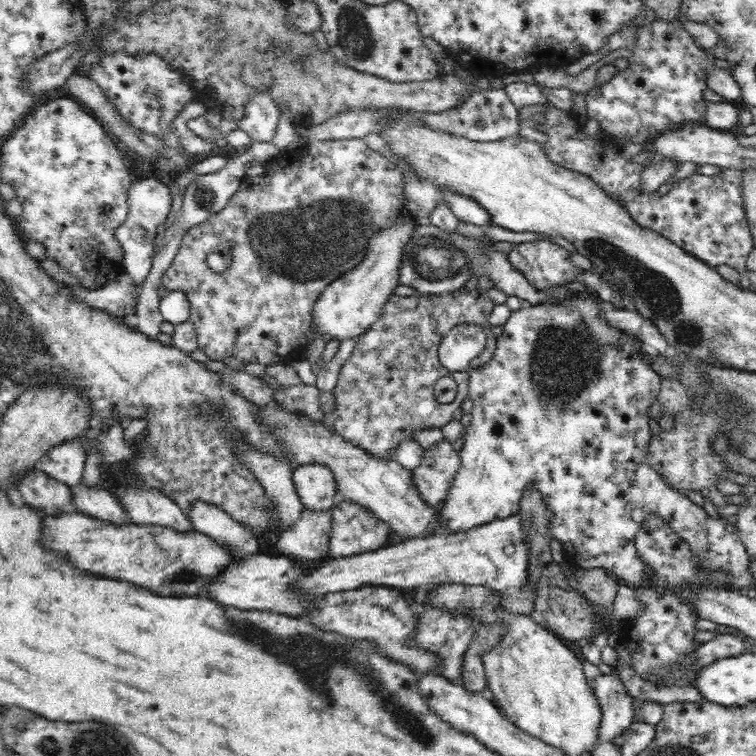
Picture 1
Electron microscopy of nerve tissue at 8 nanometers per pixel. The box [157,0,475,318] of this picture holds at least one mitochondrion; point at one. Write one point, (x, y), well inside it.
(251, 54)

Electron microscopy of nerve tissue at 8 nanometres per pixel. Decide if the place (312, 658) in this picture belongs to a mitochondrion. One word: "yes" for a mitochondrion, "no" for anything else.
yes

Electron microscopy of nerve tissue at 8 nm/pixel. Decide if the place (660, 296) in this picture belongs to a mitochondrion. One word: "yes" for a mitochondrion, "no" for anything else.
yes

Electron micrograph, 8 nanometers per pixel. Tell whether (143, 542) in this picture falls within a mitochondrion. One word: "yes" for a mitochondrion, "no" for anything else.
no

